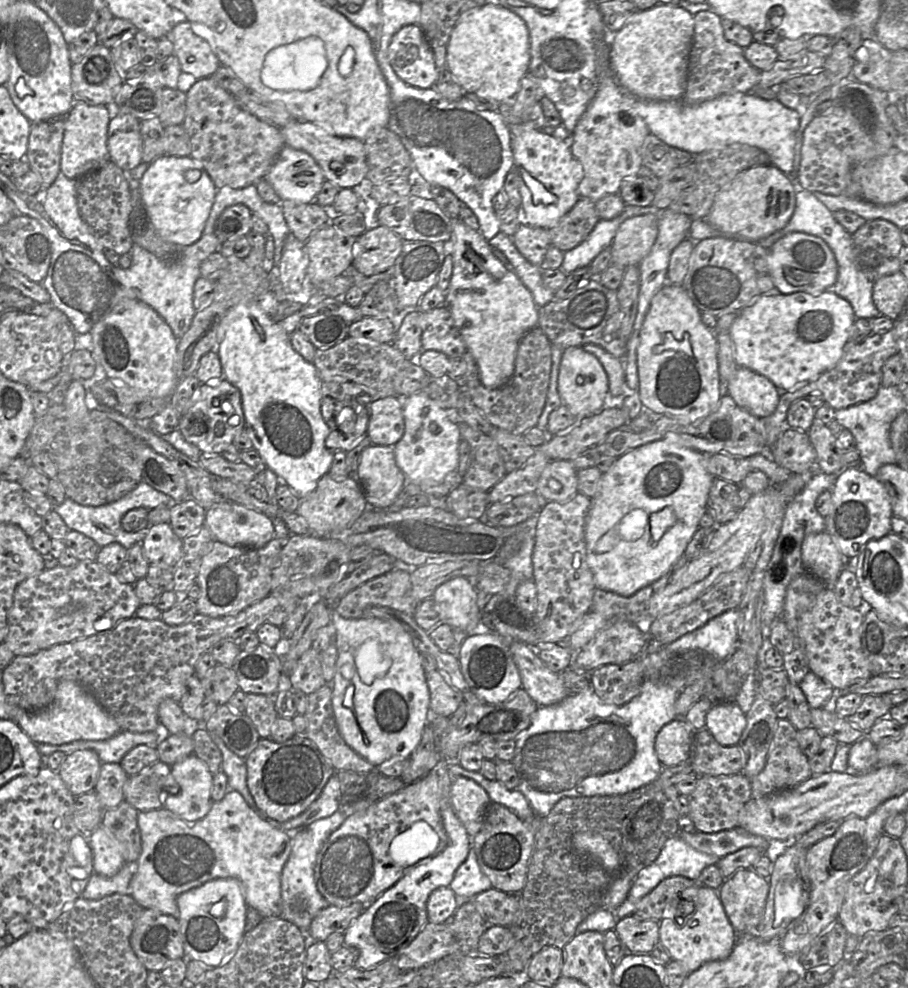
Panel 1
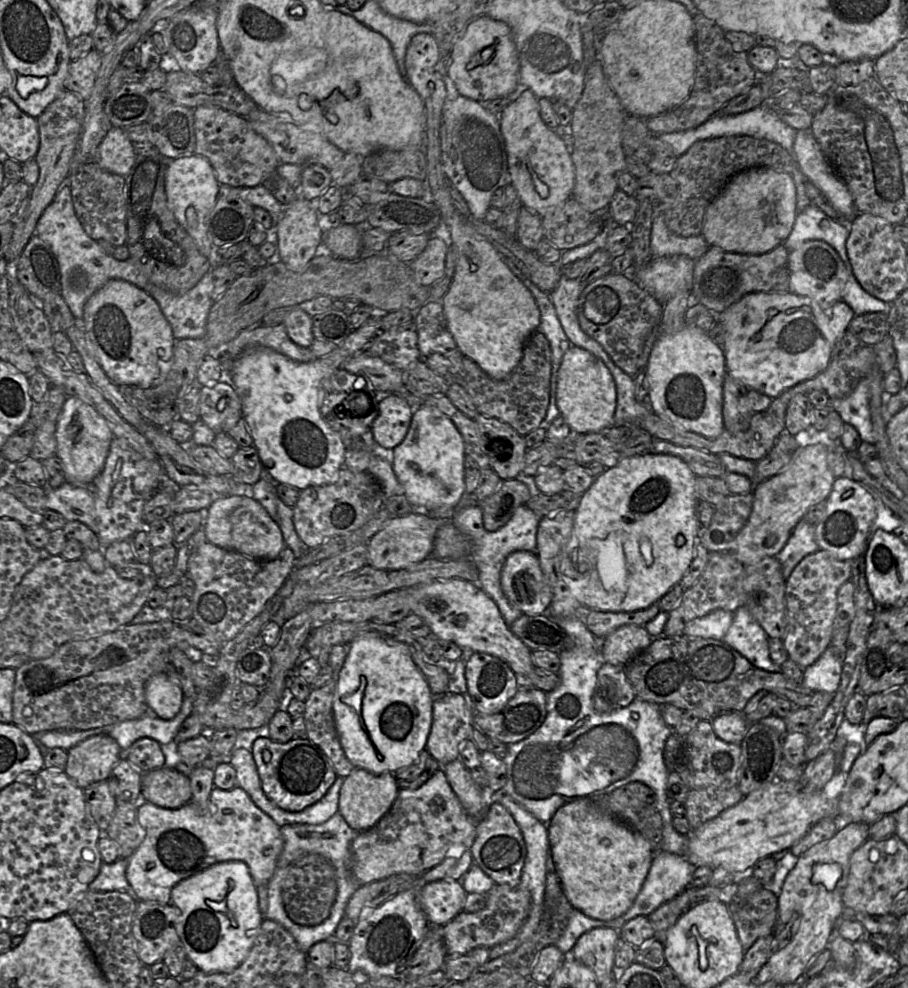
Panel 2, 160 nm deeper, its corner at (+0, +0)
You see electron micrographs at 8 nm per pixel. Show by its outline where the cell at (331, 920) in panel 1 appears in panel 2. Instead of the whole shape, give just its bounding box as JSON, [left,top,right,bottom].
[345,873,419,921]

